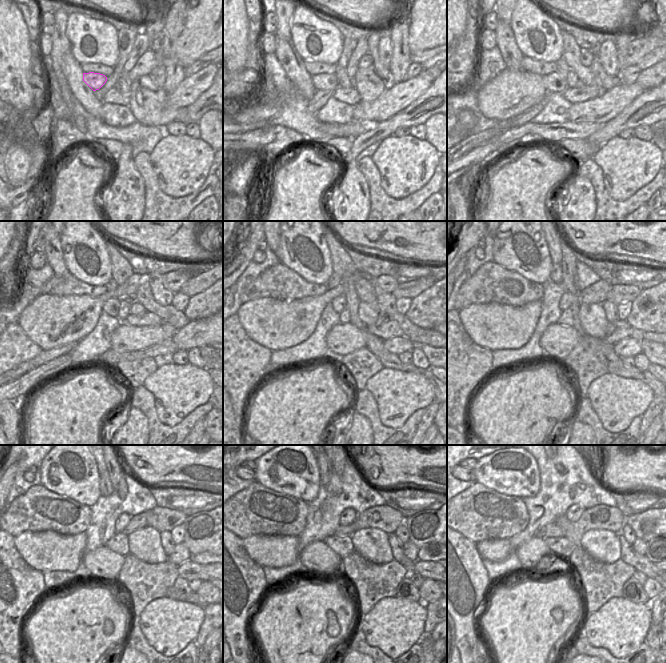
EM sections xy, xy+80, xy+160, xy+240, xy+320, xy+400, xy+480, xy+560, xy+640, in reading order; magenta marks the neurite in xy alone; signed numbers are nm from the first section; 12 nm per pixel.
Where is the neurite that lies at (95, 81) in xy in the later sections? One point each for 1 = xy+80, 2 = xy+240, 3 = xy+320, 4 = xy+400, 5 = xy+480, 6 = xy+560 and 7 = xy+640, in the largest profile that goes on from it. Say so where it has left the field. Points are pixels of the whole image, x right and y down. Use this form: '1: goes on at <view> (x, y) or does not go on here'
1: goes on at xy+80 (323, 81)
2: goes on at xy+240 (111, 307)
3: goes on at xy+320 (338, 304)
4: goes on at xy+400 (565, 302)
5: goes on at xy+480 (123, 520)
6: goes on at xy+560 (349, 515)
7: goes on at xy+640 (574, 512)

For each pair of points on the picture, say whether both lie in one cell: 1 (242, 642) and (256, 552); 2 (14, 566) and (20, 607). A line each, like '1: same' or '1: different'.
1: different
2: same

